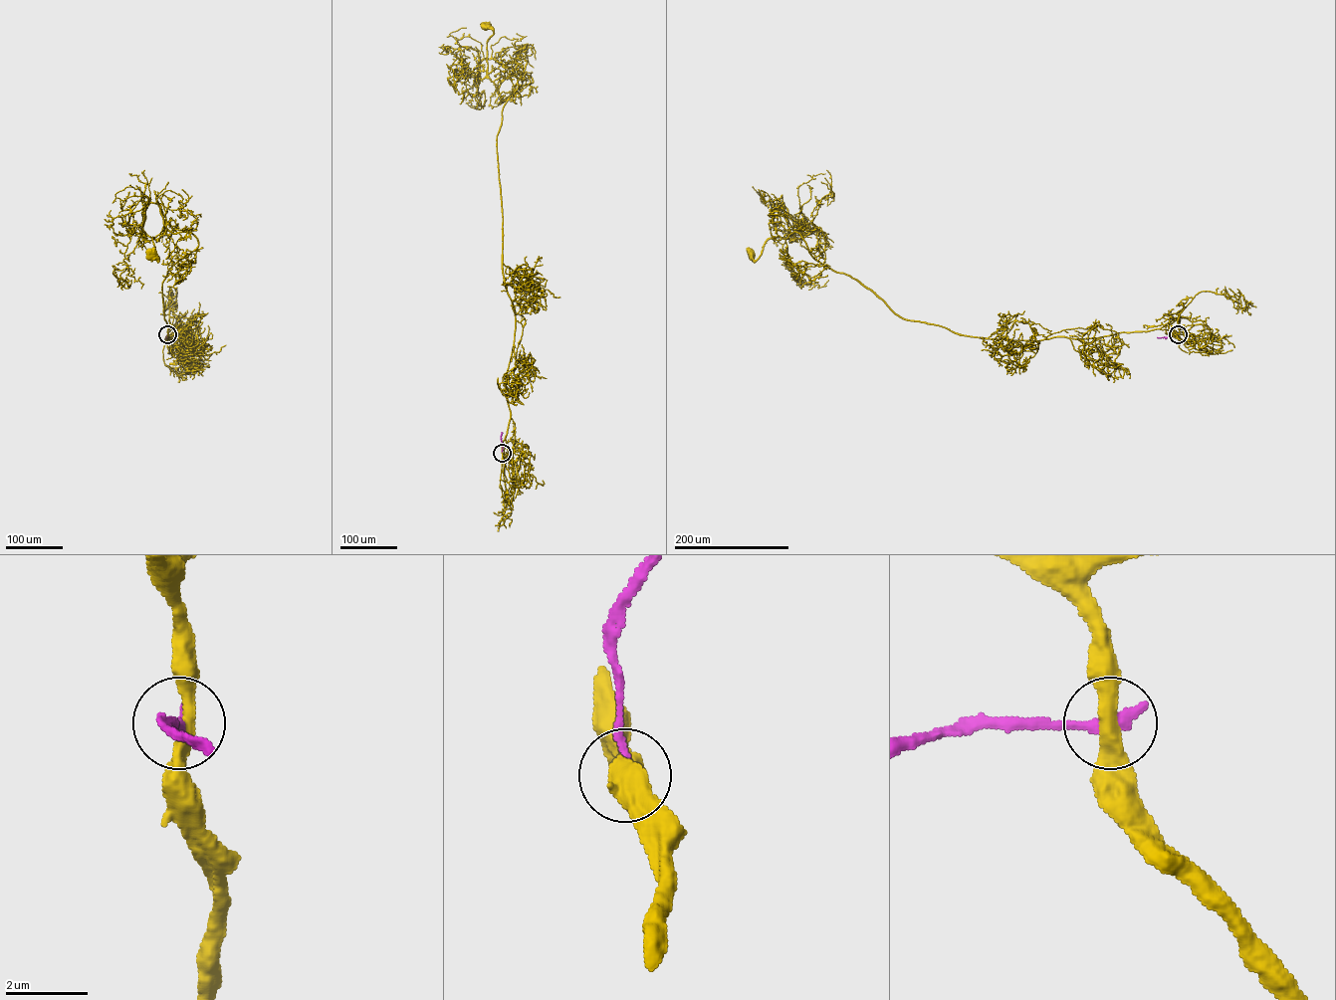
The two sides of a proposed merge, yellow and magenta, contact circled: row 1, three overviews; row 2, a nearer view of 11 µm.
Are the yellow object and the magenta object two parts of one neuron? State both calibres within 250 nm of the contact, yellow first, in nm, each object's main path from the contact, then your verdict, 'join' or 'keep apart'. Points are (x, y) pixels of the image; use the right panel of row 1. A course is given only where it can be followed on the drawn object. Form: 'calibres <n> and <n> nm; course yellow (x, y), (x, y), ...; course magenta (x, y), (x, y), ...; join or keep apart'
calibres 400 and 300 nm; course yellow (1178, 334), (1014, 340), (905, 319), (814, 258), (790, 231), (783, 203), (803, 236), (770, 238), (752, 258); course magenta (1178, 334), (1158, 337); keep apart

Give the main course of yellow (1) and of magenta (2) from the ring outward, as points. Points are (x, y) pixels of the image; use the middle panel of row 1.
1: (502, 453), (515, 314), (497, 135), (508, 98), (533, 80), (495, 59), (477, 75), (487, 73), (486, 27)
2: (502, 453), (503, 433)

